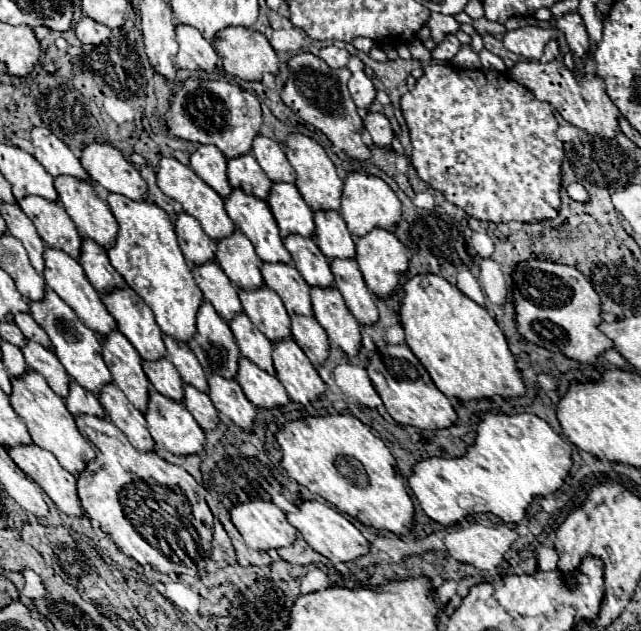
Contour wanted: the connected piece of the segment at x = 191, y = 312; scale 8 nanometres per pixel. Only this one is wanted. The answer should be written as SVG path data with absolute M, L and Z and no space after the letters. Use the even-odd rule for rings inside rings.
M109 194L107 206L119 224L115 244L107 248L111 266L147 302L163 334L187 342L195 334L195 314L203 302L203 292L193 280L191 268L179 250L171 218L155 202L135 202L119 194Z

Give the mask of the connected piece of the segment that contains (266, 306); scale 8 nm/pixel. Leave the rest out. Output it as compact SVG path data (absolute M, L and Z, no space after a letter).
M261 286L255 290L239 288L237 292L239 292L245 314L269 340L275 342L291 334L289 314L275 290Z

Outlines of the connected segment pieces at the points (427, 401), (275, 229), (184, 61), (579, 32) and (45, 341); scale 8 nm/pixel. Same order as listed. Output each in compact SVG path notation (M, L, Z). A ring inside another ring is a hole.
M387 344L383 350L377 350L367 366L367 374L381 396L387 414L399 422L421 430L435 430L435 428L449 428L455 424L457 414L447 400L447 396L433 384L423 364L415 358L407 344Z
M233 188L225 198L225 210L235 226L251 240L263 262L291 262L291 256L281 242L279 226L265 200L249 196L241 188Z
M179 24L175 30L177 30L177 44L179 44L179 52L177 52L179 68L213 70L217 66L219 58L215 48L199 34L197 28Z
M577 12L563 14L557 20L538 21L538 25L543 29L561 30L565 34L567 44L569 44L571 52L575 54L575 58L585 58L585 54L589 50L589 36L587 36L583 18Z
M17 314L17 318L13 318L15 320L15 324L19 326L19 330L25 334L25 338L29 338L29 340L33 340L33 342L39 342L39 344L43 344L45 348L49 348L51 350L51 344L49 344L49 336L39 328L39 324L31 318L31 314Z

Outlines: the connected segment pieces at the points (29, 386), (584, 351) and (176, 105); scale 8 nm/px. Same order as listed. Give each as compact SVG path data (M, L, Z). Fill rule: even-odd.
M29 368L29 374L25 374L25 378L11 378L11 386L13 386L13 392L9 394L9 402L13 410L19 414L19 418L25 422L33 444L41 446L43 450L49 450L65 470L77 476L85 468L85 464L95 458L95 452L91 448L91 442L83 438L81 432L77 430L75 420L71 412L67 410L63 398L57 396L49 388L45 378L31 368Z
M551 260L519 262L513 272L513 304L515 304L515 322L519 334L537 346L543 346L551 352L561 352L583 364L593 364L601 352L613 348L613 342L597 328L597 324L601 322L599 294L593 290L589 280L573 266L557 264Z
M187 78L181 82L169 104L169 120L163 120L167 134L189 142L213 144L227 158L237 158L251 152L251 142L259 134L259 126L261 106L255 94L225 80L207 78Z

